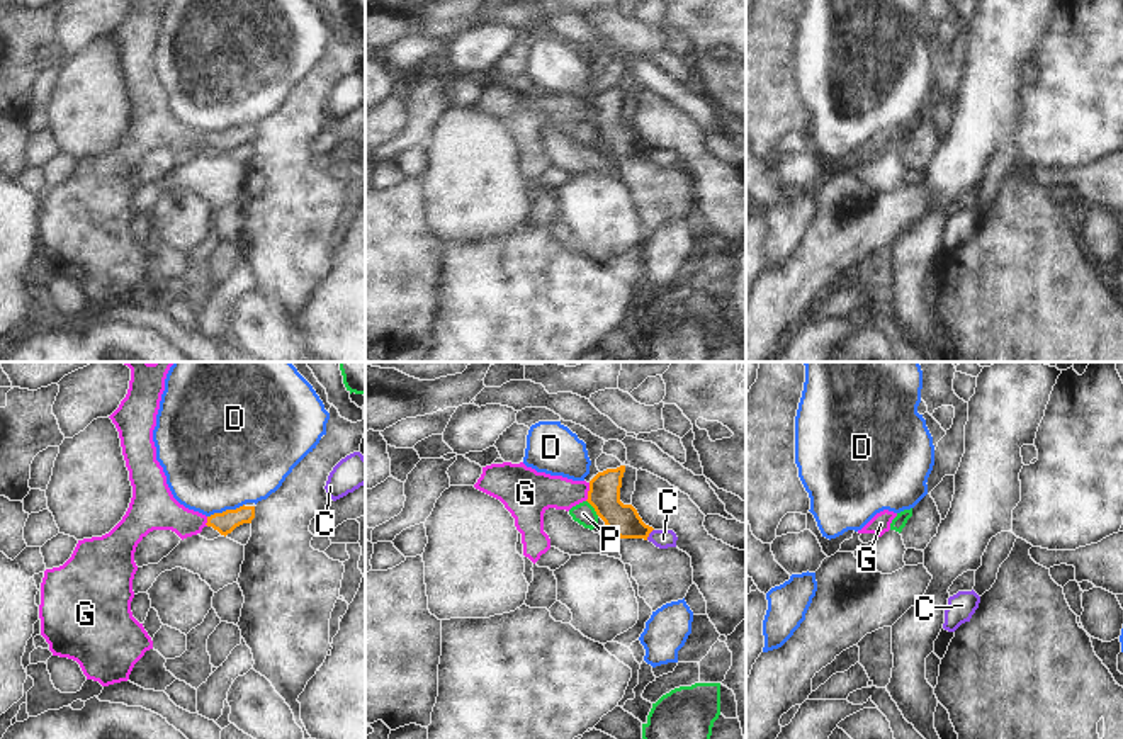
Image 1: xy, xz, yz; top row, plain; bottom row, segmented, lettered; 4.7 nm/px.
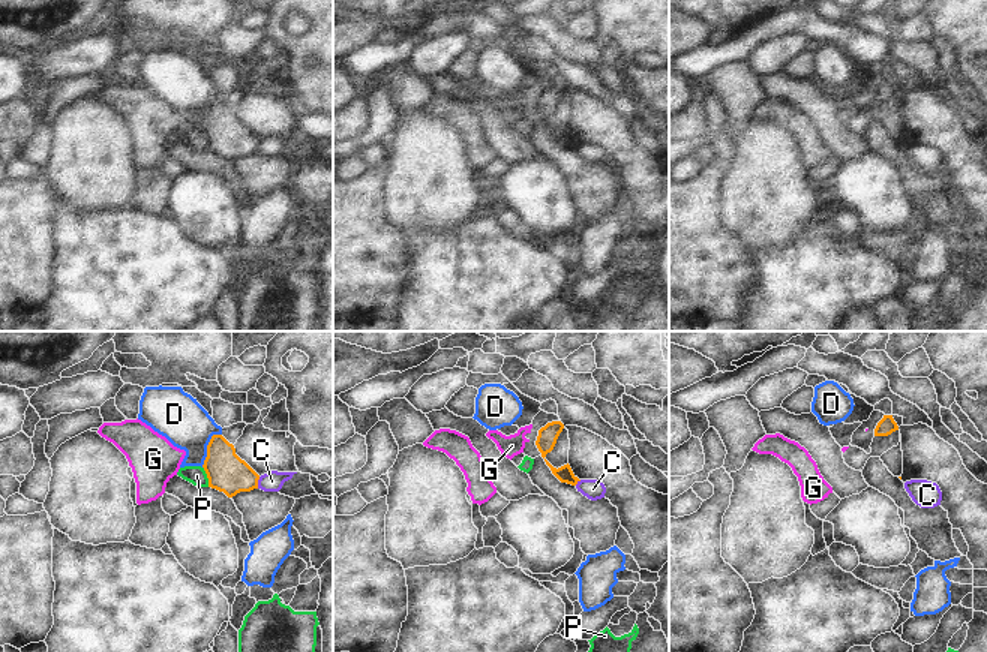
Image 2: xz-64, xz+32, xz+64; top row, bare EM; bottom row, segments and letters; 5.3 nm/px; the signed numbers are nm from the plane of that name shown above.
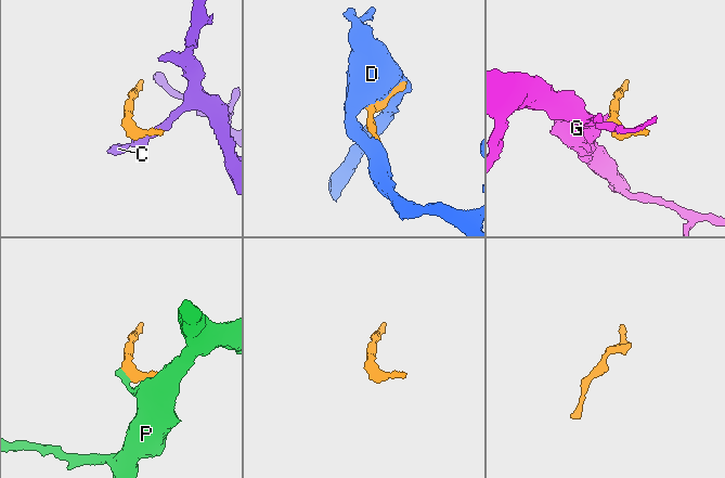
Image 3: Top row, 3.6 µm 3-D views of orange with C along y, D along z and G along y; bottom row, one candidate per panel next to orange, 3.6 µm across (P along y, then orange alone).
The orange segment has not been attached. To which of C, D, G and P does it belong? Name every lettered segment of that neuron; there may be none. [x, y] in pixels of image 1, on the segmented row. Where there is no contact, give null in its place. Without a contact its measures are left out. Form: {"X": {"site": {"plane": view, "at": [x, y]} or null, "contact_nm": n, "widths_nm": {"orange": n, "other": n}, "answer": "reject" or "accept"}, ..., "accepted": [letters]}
{"C": {"site": {"plane": "xz", "at": [649, 532]}, "contact_nm": 70, "widths_nm": {"orange": 150, "other": 90}, "answer": "reject"}, "D": {"site": {"plane": "xy", "at": [226, 510]}, "contact_nm": 190, "widths_nm": {"orange": 100, "other": 500}, "answer": "reject"}, "G": {"site": {"plane": "xz", "at": [588, 491]}, "contact_nm": 90, "widths_nm": {"orange": 150, "other": 190}, "answer": "accept"}, "P": {"site": {"plane": "xz", "at": [593, 507]}, "contact_nm": 100, "widths_nm": {"orange": 150, "other": 100}, "answer": "reject"}, "accepted": ["G"]}

